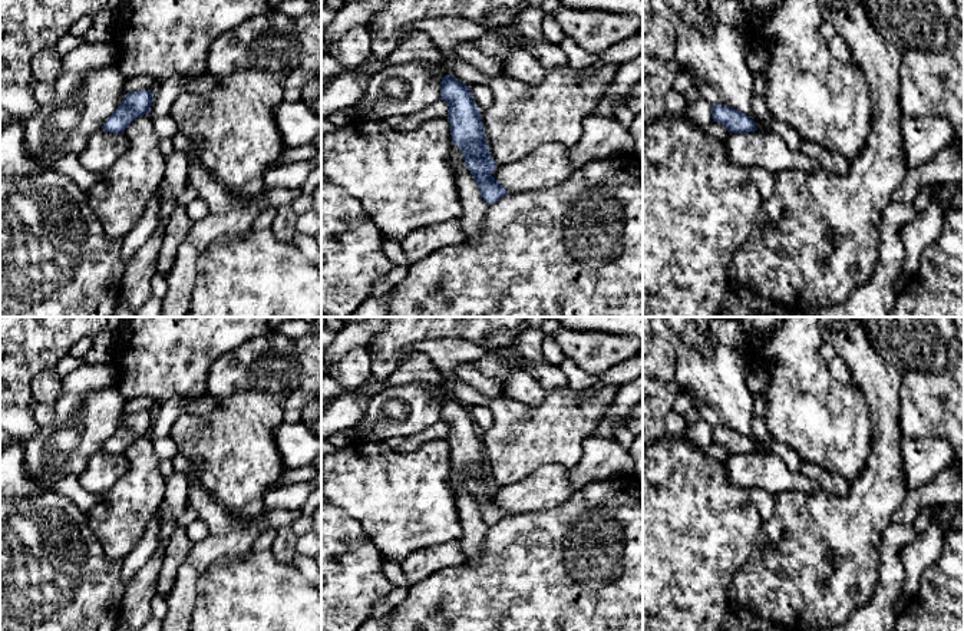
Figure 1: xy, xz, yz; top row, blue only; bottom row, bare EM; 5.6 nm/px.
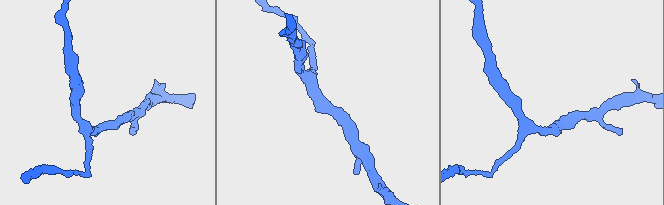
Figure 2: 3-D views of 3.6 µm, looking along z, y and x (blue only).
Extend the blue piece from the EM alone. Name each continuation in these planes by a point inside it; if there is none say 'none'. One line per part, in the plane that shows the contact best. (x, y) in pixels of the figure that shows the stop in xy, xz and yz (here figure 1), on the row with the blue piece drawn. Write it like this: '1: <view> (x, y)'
none

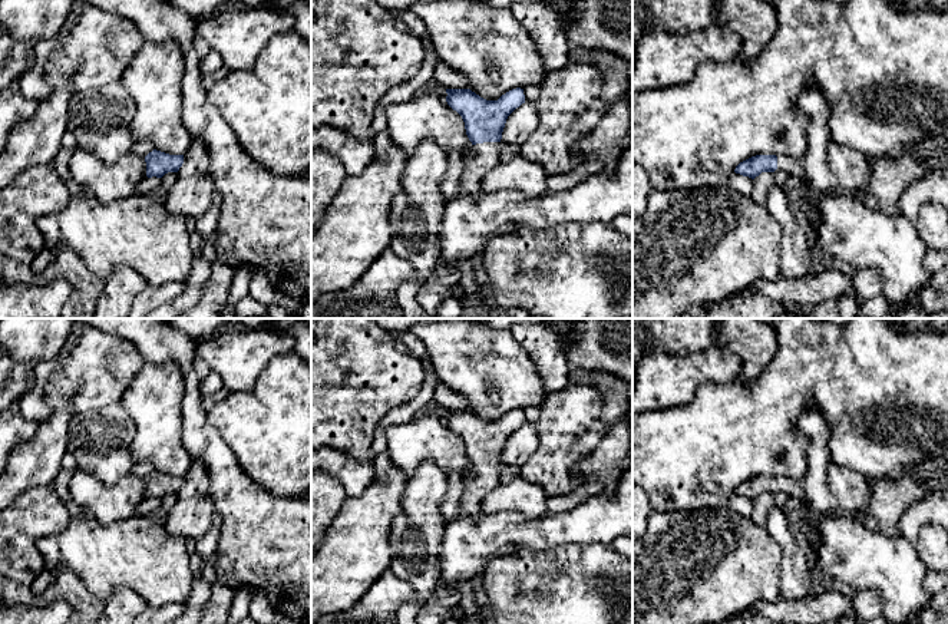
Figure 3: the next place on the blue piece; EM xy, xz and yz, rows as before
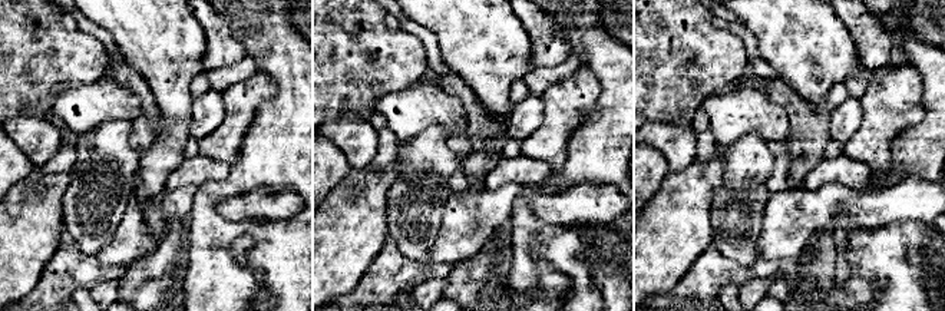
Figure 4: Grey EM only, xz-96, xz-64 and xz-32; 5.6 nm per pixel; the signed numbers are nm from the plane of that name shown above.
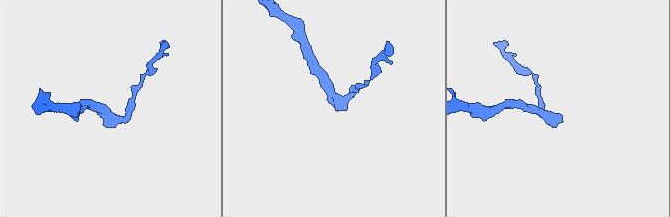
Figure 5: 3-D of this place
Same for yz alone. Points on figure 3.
1: yz (793, 167)

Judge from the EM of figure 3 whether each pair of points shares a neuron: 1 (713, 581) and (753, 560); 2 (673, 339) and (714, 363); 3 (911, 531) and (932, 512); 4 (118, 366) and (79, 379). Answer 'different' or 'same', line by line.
1: same
2: different
3: same
4: same

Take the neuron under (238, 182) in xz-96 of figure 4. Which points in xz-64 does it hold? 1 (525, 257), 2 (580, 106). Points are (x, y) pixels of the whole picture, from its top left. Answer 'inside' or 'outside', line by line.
1: inside
2: outside

